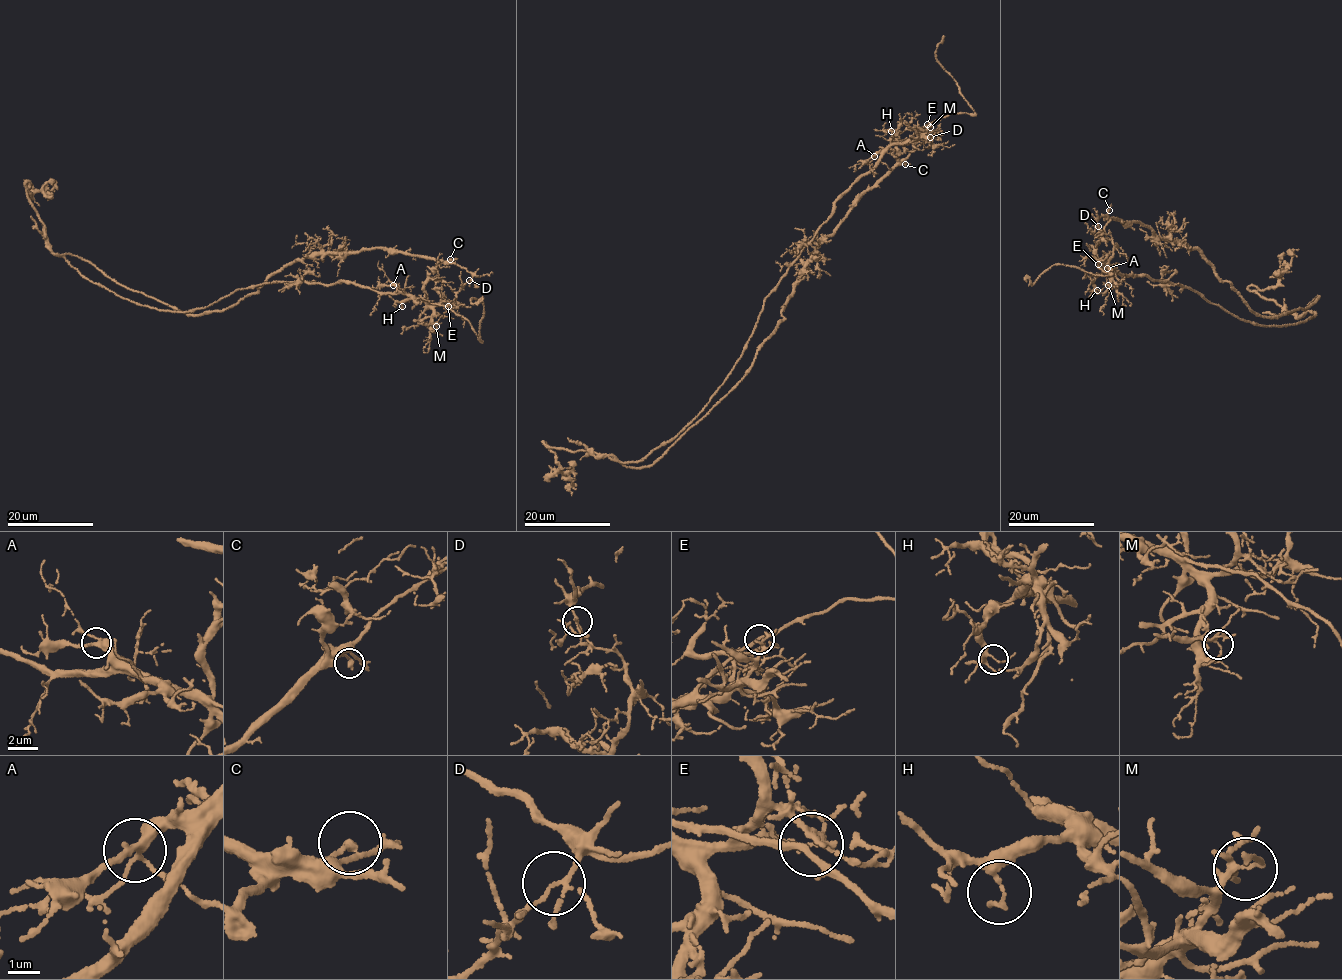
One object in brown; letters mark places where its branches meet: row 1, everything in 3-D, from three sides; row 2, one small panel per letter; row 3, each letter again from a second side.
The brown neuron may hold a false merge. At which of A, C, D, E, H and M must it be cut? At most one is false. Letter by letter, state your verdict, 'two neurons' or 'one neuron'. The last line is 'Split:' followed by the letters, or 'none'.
A: one neuron
C: one neuron
D: two neurons
E: one neuron
H: one neuron
M: one neuron
Split: D

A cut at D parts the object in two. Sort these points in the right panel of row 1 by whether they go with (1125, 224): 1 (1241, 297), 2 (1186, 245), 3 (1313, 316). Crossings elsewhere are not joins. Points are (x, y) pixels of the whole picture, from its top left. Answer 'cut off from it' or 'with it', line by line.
1: with it
2: with it
3: cut off from it

